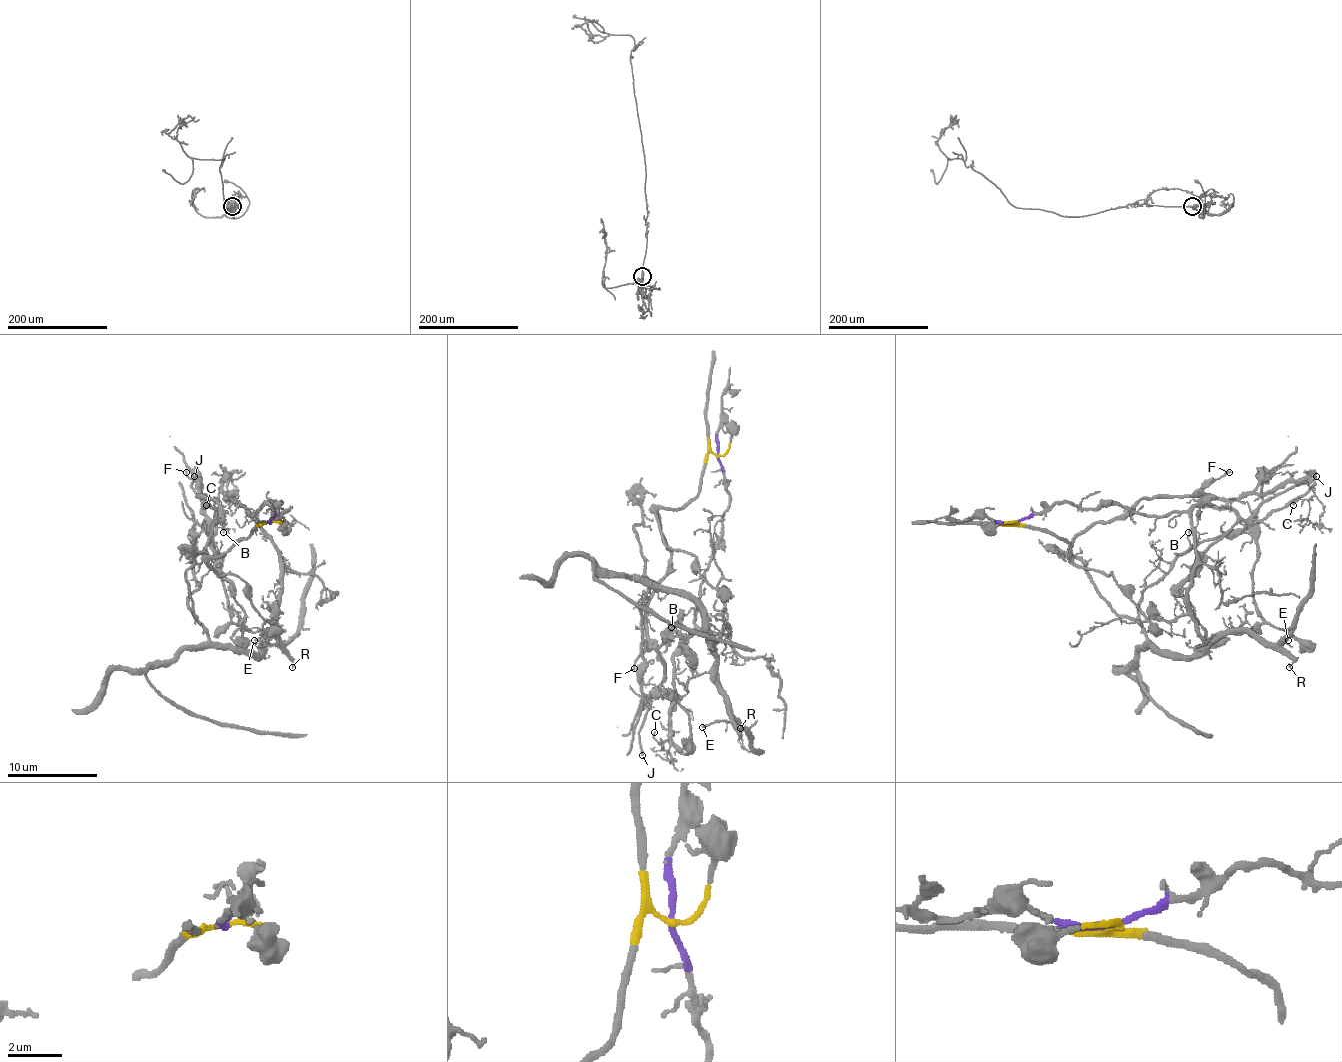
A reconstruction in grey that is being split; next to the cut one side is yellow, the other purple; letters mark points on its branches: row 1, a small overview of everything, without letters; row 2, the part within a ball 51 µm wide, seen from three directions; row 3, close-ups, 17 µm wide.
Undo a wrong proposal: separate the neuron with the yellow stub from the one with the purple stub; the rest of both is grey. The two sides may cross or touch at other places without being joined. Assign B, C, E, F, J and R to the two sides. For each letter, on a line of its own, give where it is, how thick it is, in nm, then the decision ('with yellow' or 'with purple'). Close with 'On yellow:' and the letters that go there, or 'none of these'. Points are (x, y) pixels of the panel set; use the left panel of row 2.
B: place (223, 532); calibre 120 nm; with purple
C: place (206, 505); calibre 110 nm; with purple
E: place (254, 640); calibre 160 nm; with purple
F: place (186, 472); calibre 190 nm; with yellow
J: place (194, 476); calibre 200 nm; with yellow
R: place (292, 667); calibre 170 nm; with purple
On yellow: F, J

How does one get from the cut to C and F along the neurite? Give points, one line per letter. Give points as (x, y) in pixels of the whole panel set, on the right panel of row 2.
C: (1016, 521), (1056, 503), (1122, 505), (1146, 516), (1167, 516), (1218, 498), (1304, 483), (1313, 494), (1293, 505)
F: (1016, 521), (1059, 537), (1068, 555), (1079, 534), (1122, 519), (1142, 498), (1196, 496), (1230, 471)

